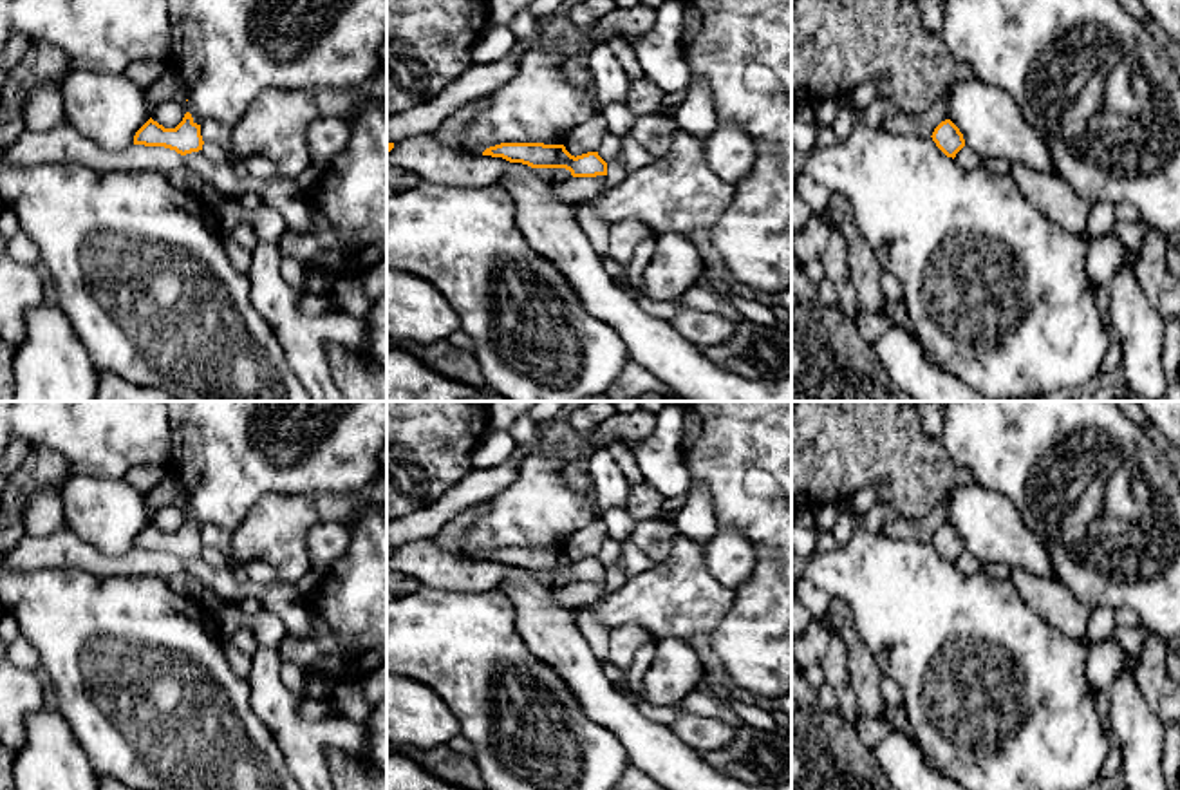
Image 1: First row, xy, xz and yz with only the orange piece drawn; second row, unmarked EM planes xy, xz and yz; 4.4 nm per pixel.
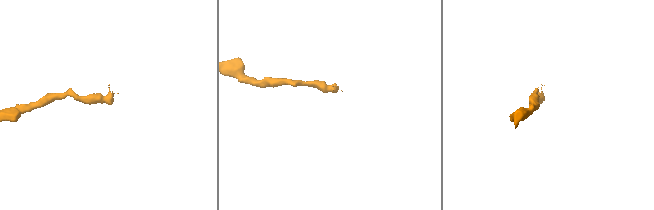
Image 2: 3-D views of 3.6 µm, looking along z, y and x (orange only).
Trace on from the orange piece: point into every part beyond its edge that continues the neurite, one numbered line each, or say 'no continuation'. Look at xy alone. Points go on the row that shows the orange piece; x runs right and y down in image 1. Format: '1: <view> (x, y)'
1: xy (226, 51)

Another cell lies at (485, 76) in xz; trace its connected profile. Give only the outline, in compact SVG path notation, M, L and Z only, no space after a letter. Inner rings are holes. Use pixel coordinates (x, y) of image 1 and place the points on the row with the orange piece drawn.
M520 56L477 60L450 81L435 98L416 108L387 118L387 141L399 143L416 136L434 134L443 121L470 101L490 96L515 78Z

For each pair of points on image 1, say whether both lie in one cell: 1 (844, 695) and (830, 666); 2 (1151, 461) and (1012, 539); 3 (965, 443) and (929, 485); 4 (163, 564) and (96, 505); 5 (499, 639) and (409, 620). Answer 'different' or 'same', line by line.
1: same
2: different
3: different
4: different
5: same

